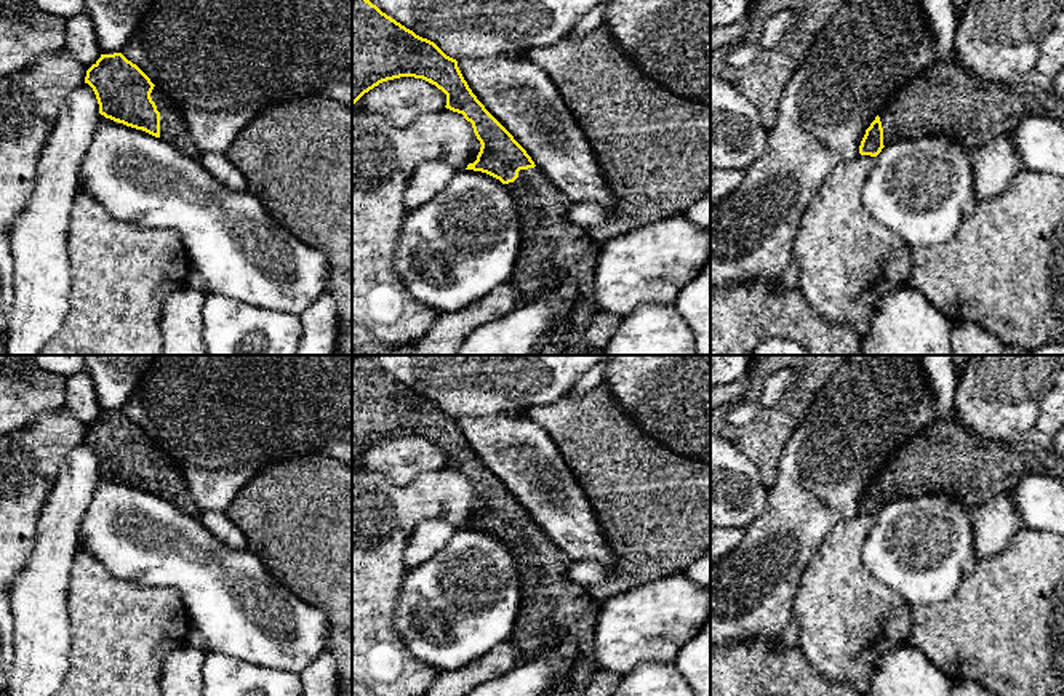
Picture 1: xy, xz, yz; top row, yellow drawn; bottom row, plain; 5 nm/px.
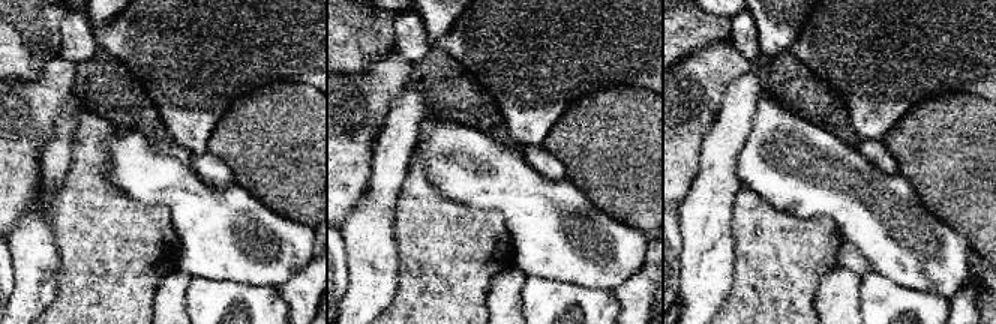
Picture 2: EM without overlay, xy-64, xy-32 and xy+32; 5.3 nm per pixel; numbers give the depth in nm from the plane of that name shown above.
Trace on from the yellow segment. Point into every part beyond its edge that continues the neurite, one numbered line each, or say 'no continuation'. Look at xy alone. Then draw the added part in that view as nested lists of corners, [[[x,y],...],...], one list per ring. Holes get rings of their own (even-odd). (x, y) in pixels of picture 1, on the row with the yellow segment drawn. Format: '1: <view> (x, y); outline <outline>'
1: xy (173, 130); outline [[[157,86],[150,98],[160,112],[160,139],[189,157],[200,158],[202,154],[189,134],[181,109]]]

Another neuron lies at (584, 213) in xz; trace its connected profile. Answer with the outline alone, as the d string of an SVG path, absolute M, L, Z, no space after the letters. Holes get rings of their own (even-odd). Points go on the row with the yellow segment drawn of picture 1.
M573 202L568 218L573 224L579 226L584 230L589 230L594 226L603 224L606 219L606 211L603 206L589 202Z

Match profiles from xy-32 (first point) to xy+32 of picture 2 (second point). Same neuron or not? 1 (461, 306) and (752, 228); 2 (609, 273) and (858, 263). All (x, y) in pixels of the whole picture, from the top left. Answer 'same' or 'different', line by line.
1: same
2: different

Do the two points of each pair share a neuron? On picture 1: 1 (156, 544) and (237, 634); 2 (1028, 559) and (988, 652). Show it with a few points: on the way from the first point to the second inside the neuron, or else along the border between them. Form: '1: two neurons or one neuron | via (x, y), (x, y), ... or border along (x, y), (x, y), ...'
1: one neuron | via (178, 567), (223, 612)
2: one neuron | via (1028, 581), (1028, 600), (999, 629)

